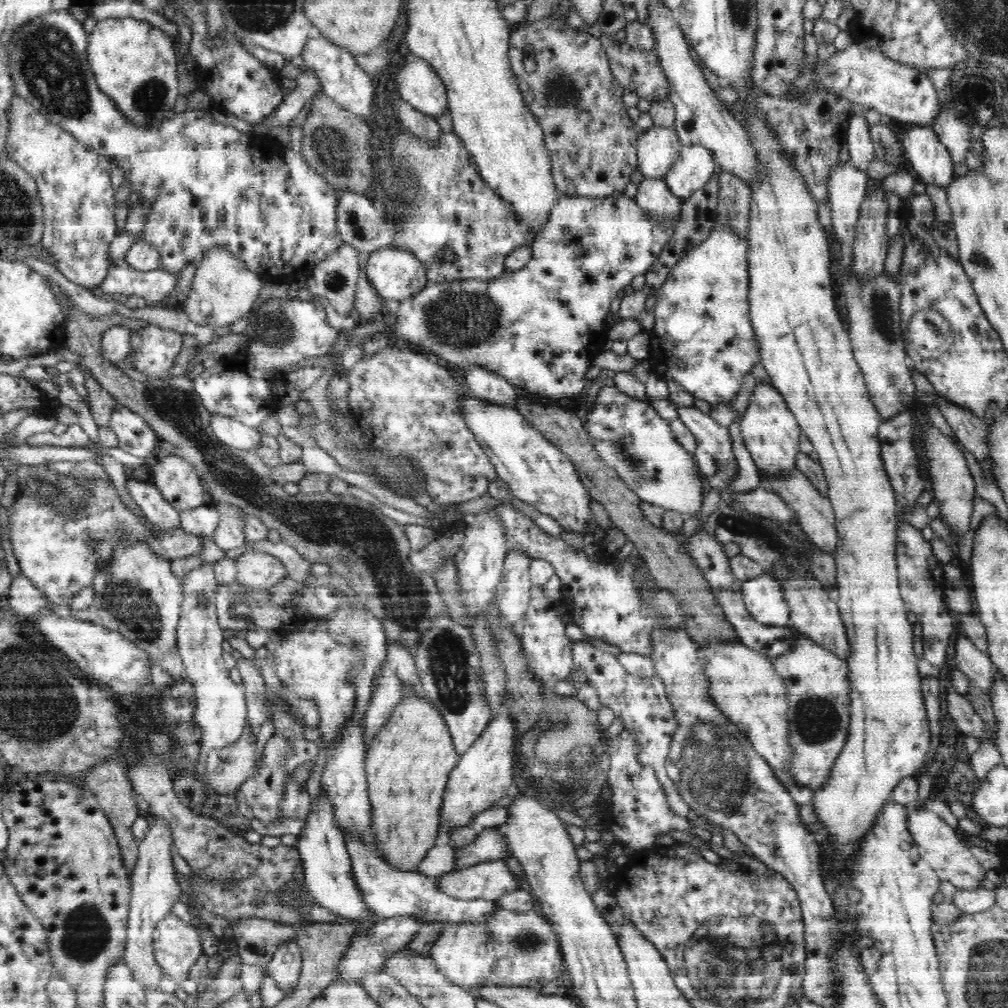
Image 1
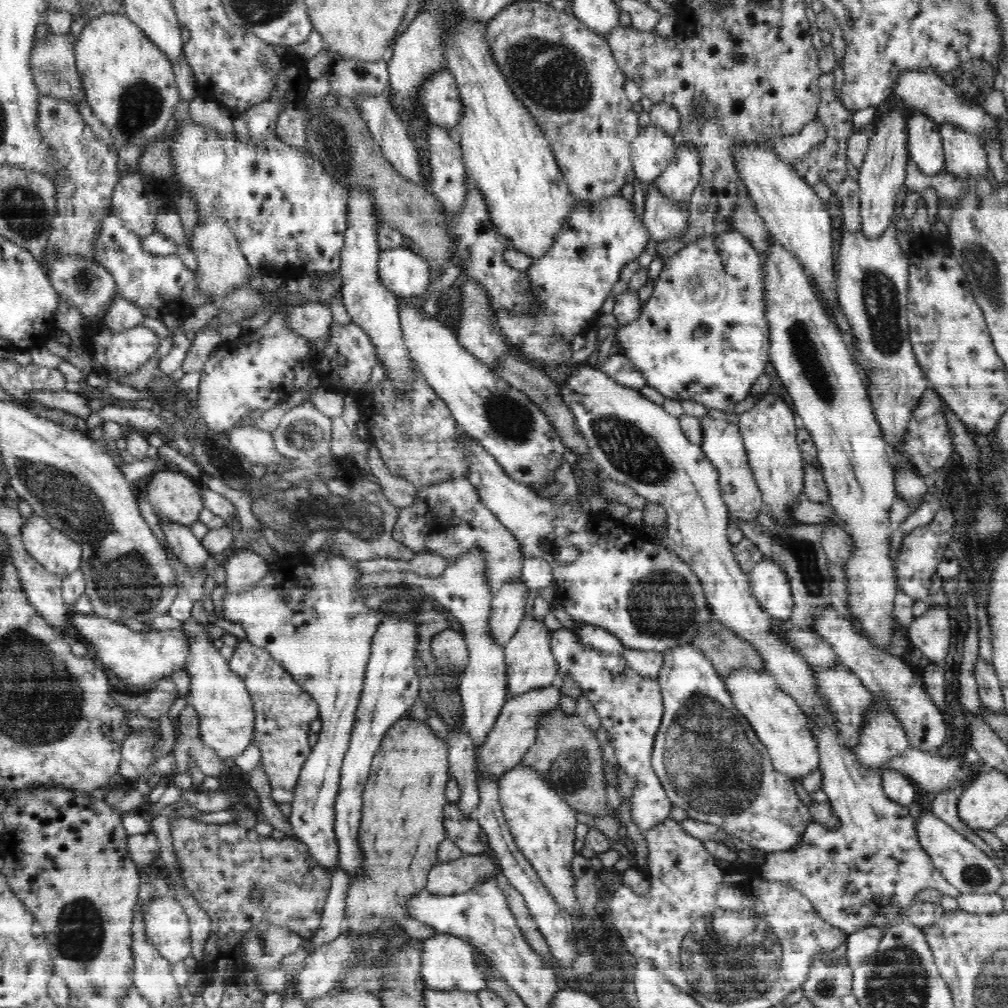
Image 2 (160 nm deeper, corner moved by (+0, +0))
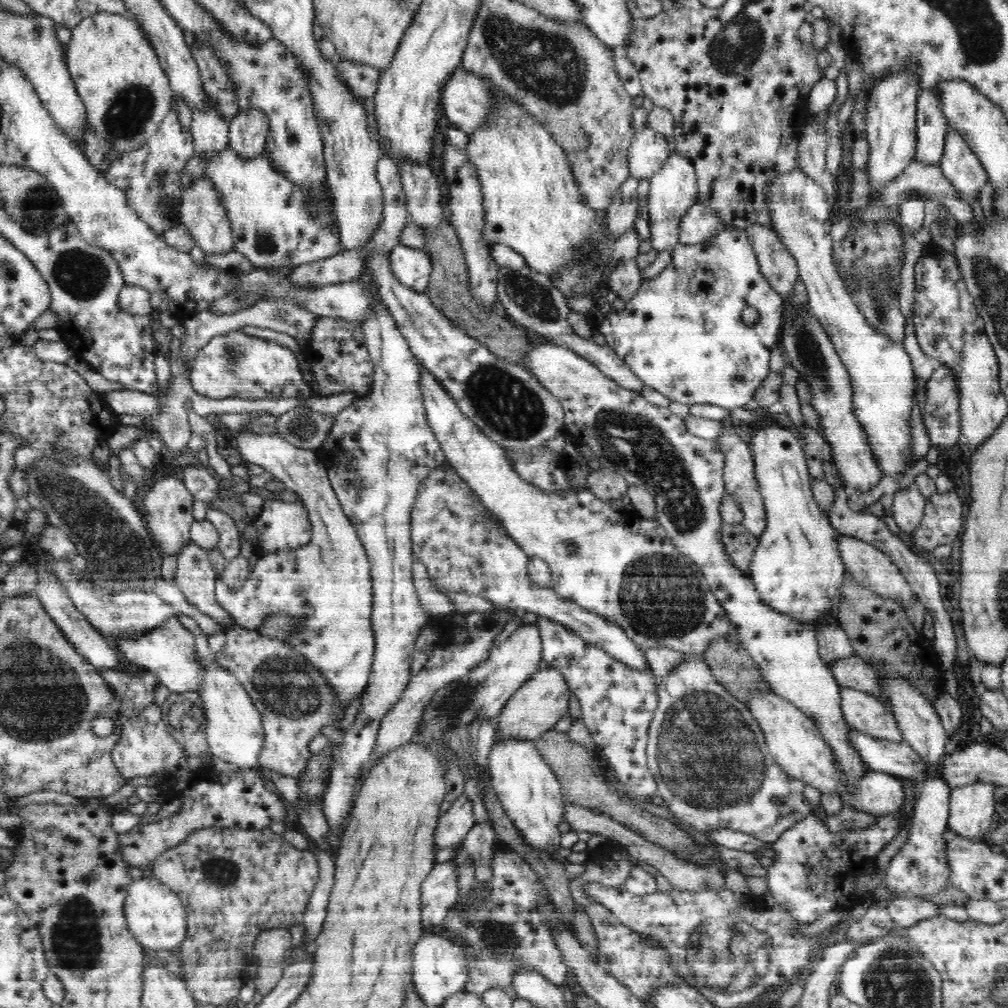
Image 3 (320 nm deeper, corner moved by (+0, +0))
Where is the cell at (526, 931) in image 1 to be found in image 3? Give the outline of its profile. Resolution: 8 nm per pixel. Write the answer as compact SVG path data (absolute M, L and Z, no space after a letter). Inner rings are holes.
M423 934L412 949L412 982L415 991L429 1007L441 1005L446 997L462 991L470 980L470 968L463 948L450 938L440 935Z

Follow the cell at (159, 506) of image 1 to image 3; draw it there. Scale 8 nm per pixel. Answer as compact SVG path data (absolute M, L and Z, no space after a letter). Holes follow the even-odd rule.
M193 541L188 542L177 556L175 585L202 614L214 619L224 630L233 624L233 617L221 609L216 601L216 574L207 557L206 550Z

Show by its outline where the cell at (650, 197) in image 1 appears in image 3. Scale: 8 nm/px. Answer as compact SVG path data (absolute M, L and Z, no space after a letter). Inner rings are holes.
M697 202L681 216L677 229L678 243L692 245L708 241L709 238L727 228L721 226L721 222L713 216L713 212L709 212L707 208Z

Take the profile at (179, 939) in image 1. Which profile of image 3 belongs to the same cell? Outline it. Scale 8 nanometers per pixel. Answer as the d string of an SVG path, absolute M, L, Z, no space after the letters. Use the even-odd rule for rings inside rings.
M154 877L136 878L125 900L127 927L146 950L170 950L187 938L187 909L180 897Z

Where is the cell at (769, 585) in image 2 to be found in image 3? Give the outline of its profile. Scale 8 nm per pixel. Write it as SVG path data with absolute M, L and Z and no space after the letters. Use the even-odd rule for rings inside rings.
M764 420L754 424L750 442L754 446L755 477L765 506L767 525L759 536L748 574L766 606L803 624L824 619L834 614L833 609L837 604L835 598L849 578L844 563L837 554L835 542L842 533L839 529L834 529L828 515L814 500L803 444L797 436L772 420Z

